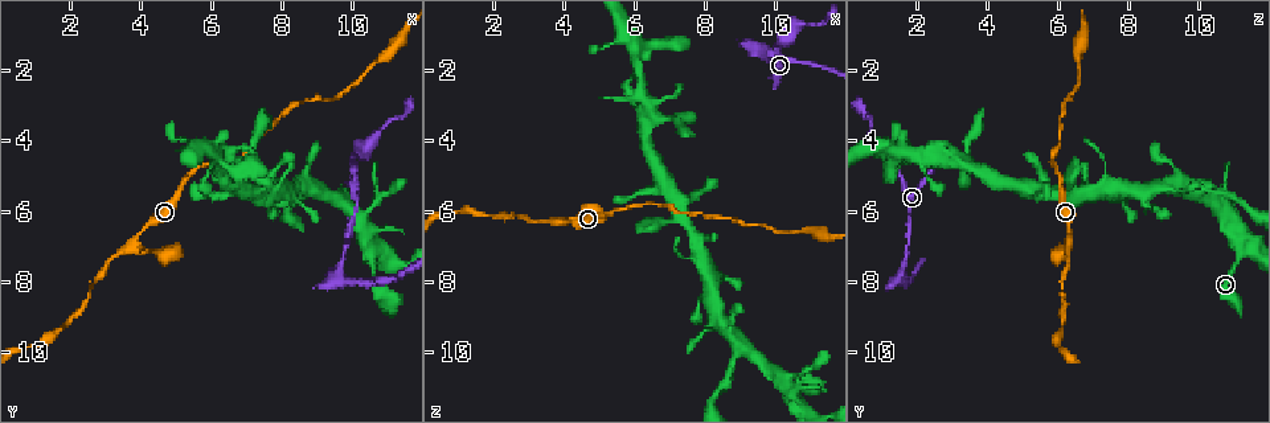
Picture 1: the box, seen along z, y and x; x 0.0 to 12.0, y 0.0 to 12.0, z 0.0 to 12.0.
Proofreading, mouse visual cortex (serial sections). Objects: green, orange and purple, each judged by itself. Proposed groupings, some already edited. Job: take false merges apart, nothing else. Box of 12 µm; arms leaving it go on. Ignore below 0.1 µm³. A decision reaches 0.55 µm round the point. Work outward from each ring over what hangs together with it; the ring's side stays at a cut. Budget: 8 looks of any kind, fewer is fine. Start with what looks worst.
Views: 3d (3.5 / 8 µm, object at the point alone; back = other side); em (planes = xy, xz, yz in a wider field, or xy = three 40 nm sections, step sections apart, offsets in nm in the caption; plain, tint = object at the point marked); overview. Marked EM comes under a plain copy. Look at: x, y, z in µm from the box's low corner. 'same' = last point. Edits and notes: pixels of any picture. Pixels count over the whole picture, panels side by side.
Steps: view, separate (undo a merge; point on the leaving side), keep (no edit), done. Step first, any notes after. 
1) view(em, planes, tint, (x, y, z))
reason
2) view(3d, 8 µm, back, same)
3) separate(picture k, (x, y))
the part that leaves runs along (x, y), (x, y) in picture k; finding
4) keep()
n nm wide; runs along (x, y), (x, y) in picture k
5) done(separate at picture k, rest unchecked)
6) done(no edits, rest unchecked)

view(3d, 3.5 µm, (3.8, 7.0, 6.3))
calibre changes

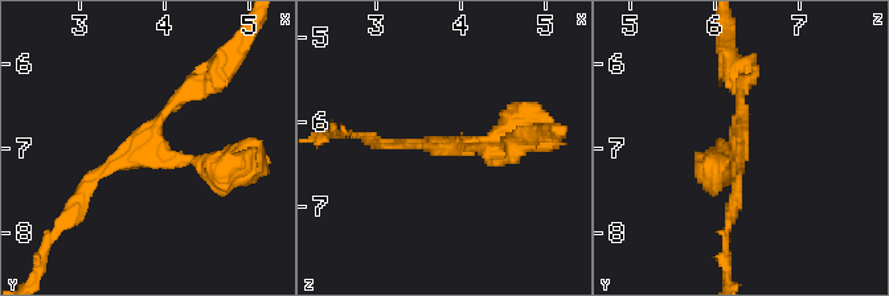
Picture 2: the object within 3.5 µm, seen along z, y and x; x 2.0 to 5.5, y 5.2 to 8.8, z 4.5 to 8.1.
view(em, xy, step 1, tint, (3.80, 7.00, 6.30))
3 arms; arms of 150, 150, 200 nm

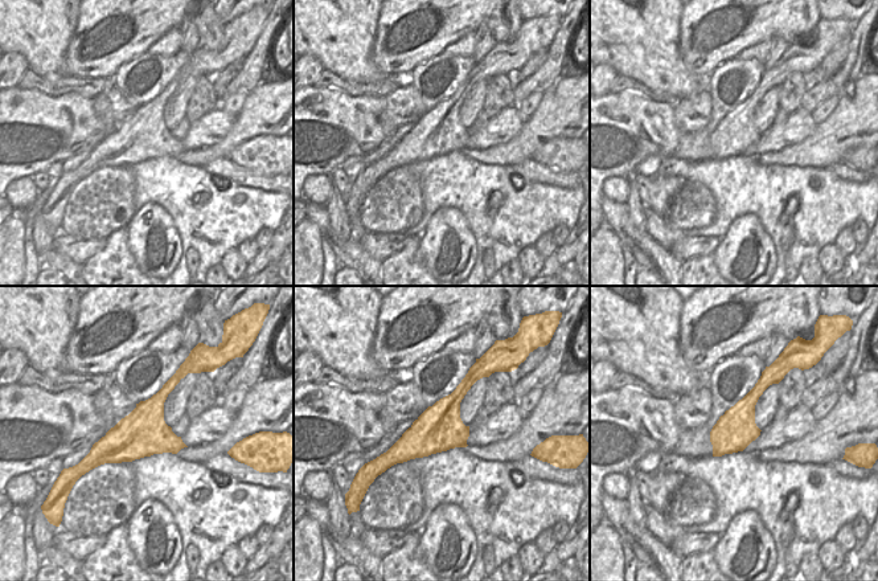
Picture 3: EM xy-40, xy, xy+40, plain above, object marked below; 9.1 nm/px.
keep()
runs along (201, 81), (76, 202) in picture 2; all the same cell

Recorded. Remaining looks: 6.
view(3d, 3.5 µm, (9.7, 8.0, 1.4))
abrupt turn

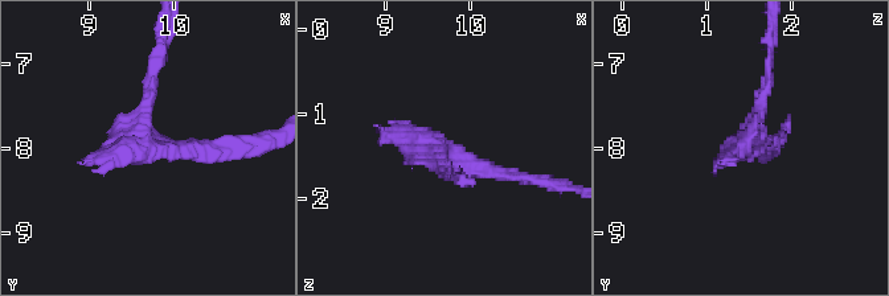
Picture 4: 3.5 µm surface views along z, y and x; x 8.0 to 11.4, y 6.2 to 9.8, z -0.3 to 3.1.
view(em, xy, step 3, tint, (9.80, 8.00, 1.45))

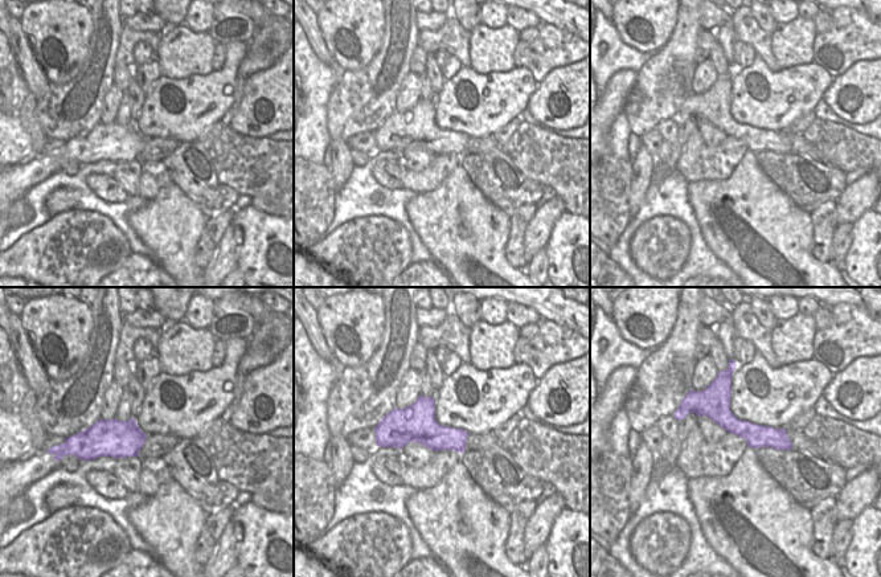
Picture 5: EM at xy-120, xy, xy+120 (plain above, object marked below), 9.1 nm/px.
keep()
runs along (158, 70), (142, 135), (234, 147) in picture 4; one cell here

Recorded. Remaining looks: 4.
view(3d, 3.5 µm, back, (9.1, 5.5, 9.8))
side arm on a straight run

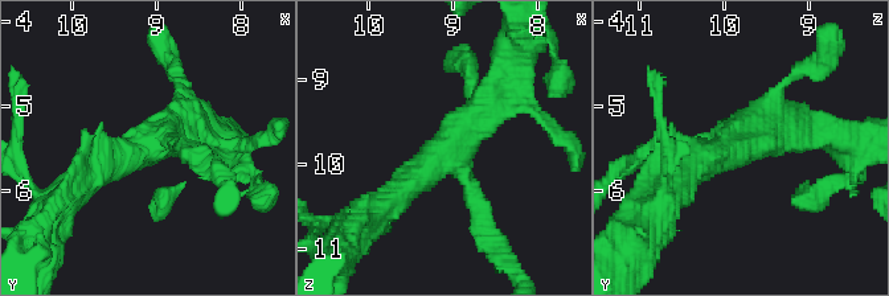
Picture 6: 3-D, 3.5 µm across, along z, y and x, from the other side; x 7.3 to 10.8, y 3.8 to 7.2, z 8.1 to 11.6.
keep()
3 arms; arms of 200, 400, 450 nm; runs along (380, 210), (465, 136), (502, 89) in picture 6; one cell here

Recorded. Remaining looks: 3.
done(no edits, rest unchecked)

